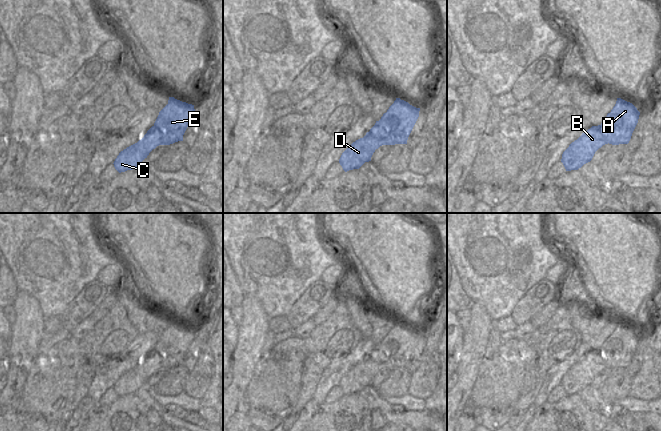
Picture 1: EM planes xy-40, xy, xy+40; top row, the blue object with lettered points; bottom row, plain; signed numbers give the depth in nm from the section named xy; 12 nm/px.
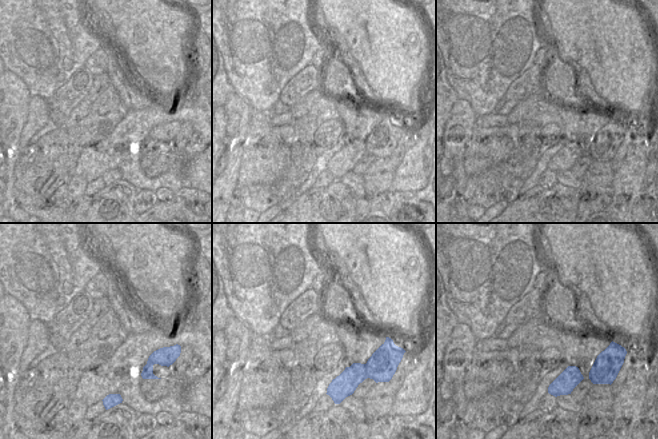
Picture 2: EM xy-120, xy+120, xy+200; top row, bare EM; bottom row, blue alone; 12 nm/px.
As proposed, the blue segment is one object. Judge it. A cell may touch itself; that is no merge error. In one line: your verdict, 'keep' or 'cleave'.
cleave

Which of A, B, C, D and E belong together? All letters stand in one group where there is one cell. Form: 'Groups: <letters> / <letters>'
Groups: A E / B C D.

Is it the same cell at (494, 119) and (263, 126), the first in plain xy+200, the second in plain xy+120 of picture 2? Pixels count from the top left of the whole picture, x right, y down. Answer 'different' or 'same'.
different

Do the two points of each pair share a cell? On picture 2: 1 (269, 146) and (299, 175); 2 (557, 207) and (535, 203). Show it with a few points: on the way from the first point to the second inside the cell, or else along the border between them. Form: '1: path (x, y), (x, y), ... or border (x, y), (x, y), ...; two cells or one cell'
1: border (292, 142), (289, 166), (286, 172), (274, 183); two cells
2: path (552, 209), (540, 208); one cell

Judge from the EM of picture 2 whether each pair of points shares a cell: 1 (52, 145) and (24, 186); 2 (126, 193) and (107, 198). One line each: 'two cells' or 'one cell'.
1: one cell
2: one cell

